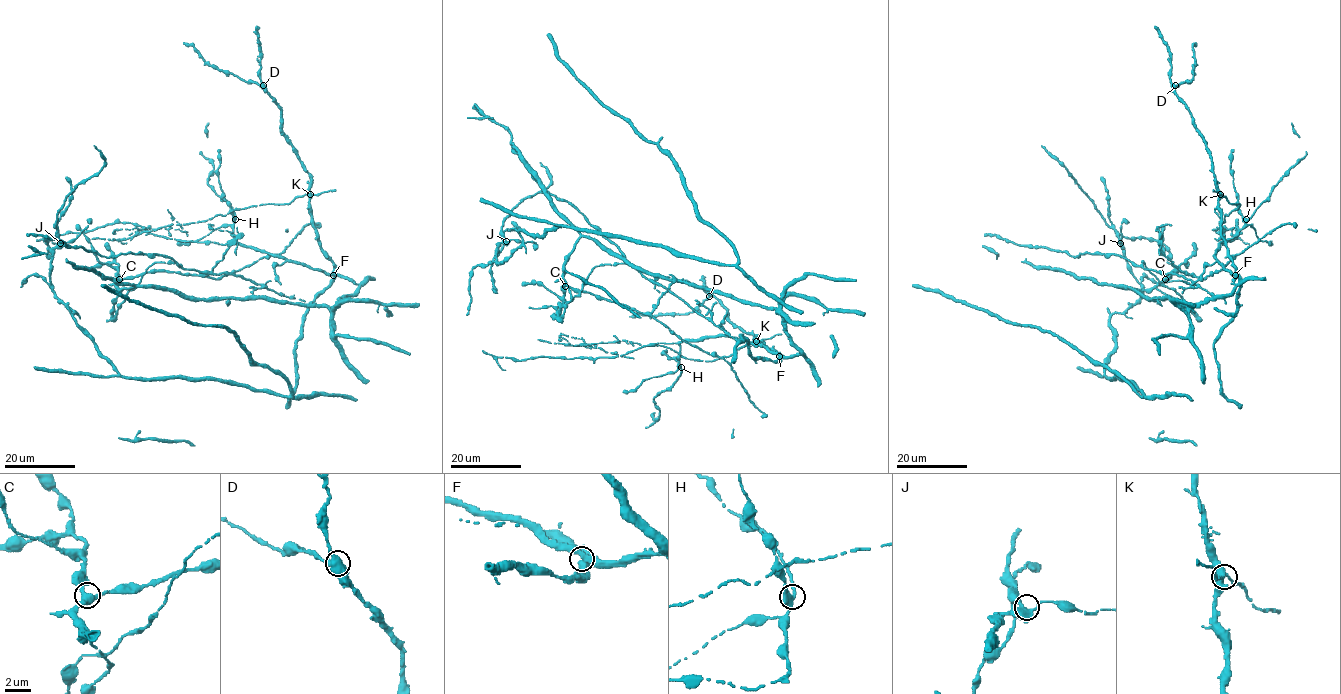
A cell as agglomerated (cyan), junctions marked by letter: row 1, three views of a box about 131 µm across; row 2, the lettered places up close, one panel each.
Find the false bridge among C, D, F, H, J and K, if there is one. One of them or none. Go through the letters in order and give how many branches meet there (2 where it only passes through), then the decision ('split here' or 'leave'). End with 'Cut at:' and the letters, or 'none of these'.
C: 3 branches meet; leave
D: 3 branches meet; leave
F: 4 branches meet; leave
H: 4 branches meet; leave
J: 3 branches meet; leave
K: 4 branches meet; split here
Cut at: K

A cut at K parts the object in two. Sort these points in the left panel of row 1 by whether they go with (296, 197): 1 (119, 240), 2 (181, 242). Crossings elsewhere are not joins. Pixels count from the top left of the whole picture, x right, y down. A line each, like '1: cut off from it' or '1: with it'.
1: with it
2: cut off from it

